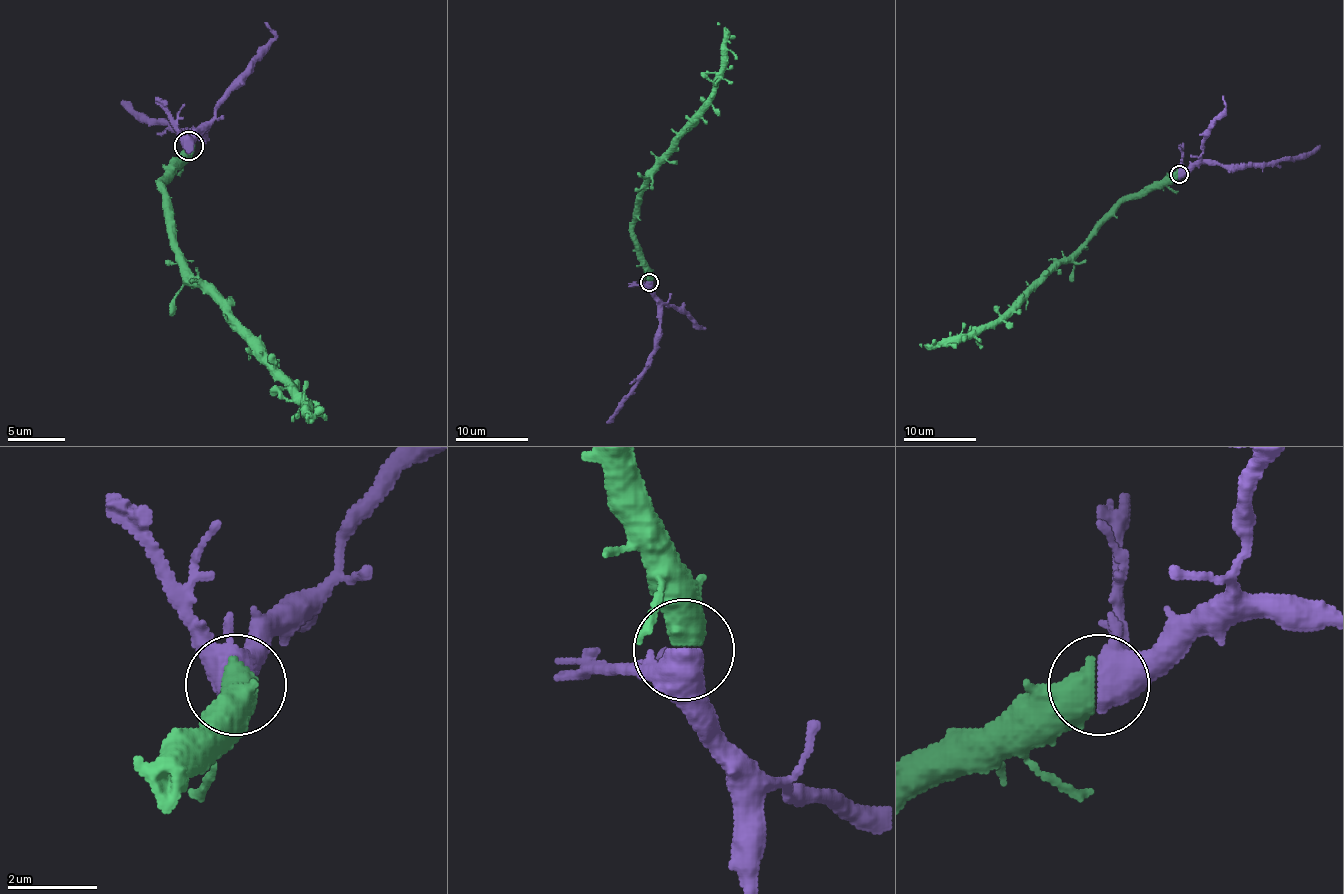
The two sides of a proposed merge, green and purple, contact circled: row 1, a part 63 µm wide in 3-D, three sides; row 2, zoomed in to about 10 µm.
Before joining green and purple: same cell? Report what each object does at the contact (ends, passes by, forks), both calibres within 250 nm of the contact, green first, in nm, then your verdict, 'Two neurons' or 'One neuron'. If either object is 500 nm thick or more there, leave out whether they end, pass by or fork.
Thickness 650 nm (green) against 500 nm. One neuron

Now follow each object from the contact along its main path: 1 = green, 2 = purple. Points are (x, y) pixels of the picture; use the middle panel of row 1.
1: (650, 280), (633, 233), (637, 193), (677, 133), (710, 98), (722, 69), (724, 28), (717, 22)
2: (650, 282), (659, 304), (657, 349), (642, 377), (606, 422)

